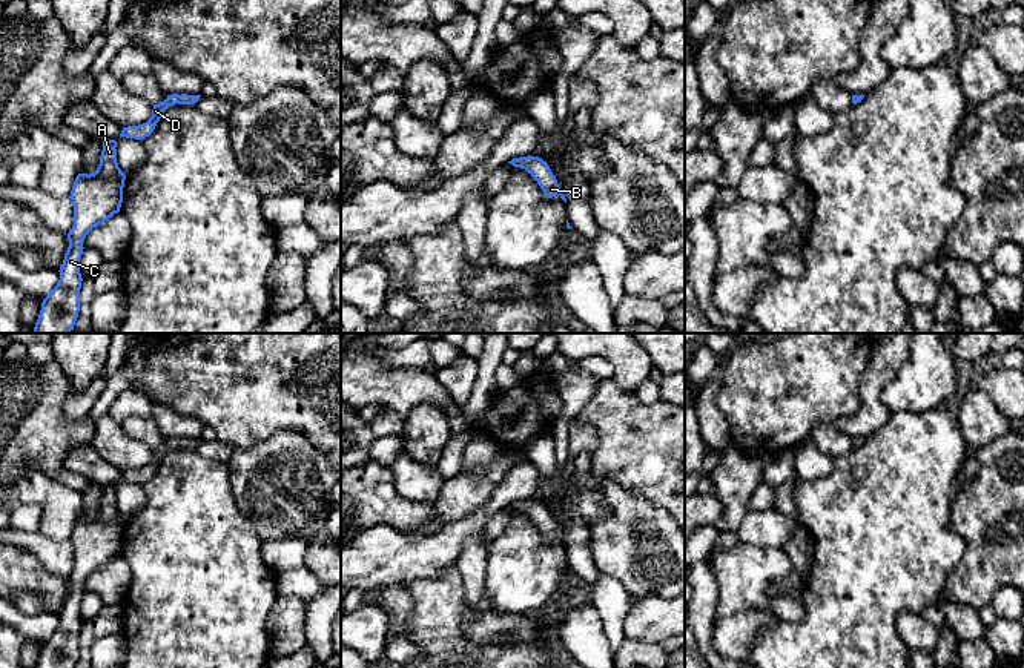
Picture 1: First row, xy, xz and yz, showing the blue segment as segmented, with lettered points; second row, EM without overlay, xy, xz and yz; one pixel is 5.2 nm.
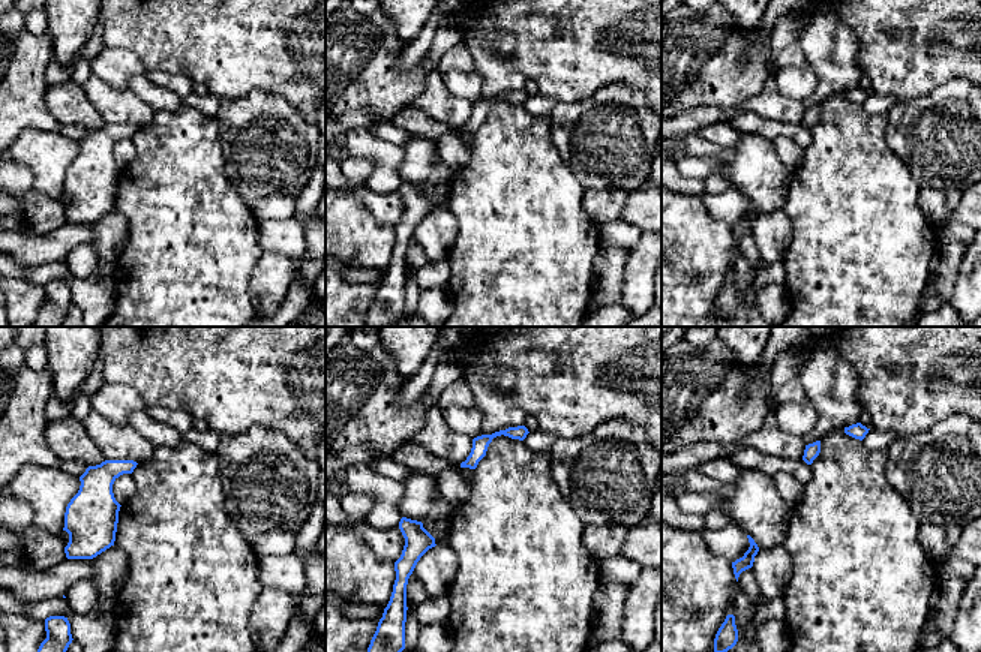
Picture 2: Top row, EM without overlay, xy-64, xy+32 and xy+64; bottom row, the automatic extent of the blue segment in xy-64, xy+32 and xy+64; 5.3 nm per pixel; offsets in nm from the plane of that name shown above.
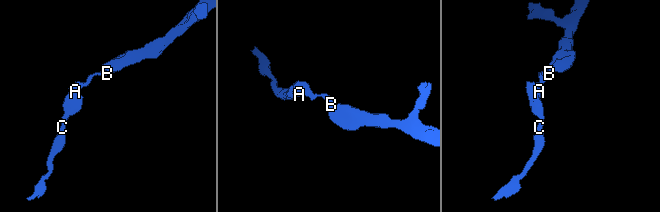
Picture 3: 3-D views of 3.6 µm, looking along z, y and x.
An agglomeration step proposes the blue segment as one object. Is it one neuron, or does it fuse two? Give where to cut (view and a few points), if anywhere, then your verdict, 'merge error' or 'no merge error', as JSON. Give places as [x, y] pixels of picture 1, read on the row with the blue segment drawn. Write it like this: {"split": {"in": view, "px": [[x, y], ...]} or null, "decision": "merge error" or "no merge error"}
{"split": null, "decision": "no merge error"}

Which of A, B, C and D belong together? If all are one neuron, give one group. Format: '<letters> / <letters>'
A B C D

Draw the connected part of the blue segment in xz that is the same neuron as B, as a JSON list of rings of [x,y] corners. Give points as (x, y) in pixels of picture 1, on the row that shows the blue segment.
[[[528,155],[528,157],[513,158],[508,163],[513,164],[514,167],[525,169],[537,181],[545,197],[553,198],[559,195],[567,203],[567,198],[560,192],[557,180],[553,175],[547,161],[543,161],[539,157]]]

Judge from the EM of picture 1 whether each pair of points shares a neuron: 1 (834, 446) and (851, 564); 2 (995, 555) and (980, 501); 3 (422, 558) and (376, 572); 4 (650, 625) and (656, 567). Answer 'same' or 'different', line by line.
1: different
2: same
3: same
4: different

